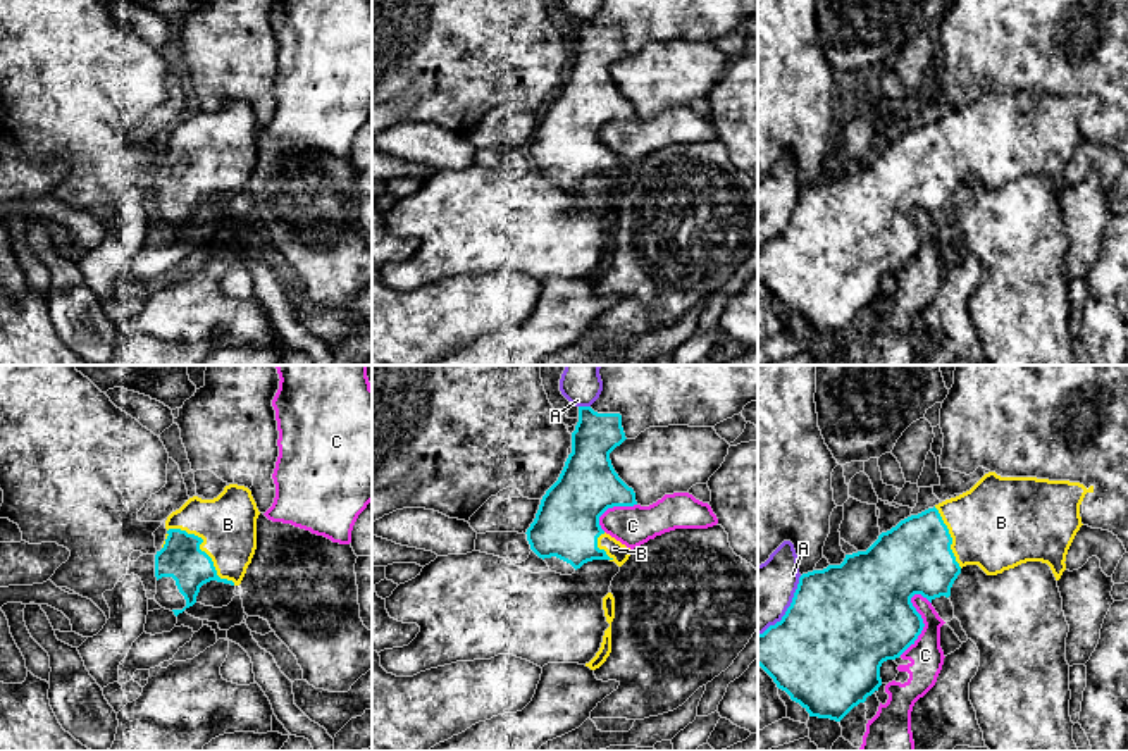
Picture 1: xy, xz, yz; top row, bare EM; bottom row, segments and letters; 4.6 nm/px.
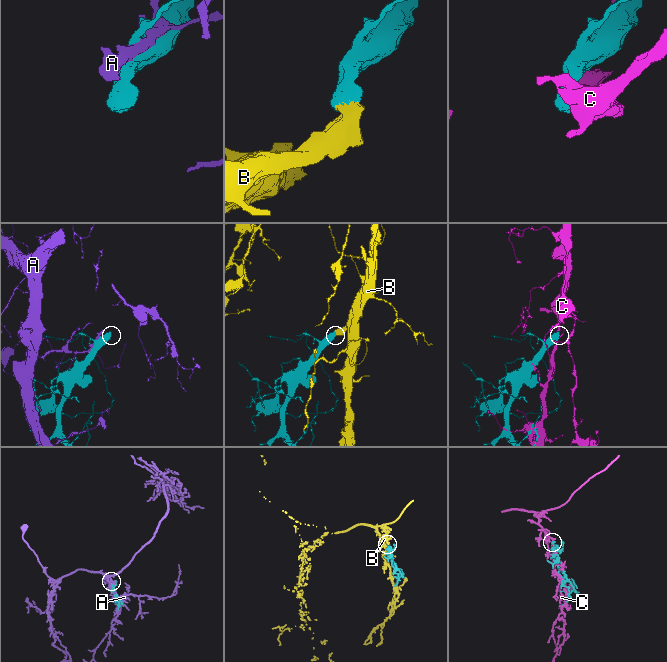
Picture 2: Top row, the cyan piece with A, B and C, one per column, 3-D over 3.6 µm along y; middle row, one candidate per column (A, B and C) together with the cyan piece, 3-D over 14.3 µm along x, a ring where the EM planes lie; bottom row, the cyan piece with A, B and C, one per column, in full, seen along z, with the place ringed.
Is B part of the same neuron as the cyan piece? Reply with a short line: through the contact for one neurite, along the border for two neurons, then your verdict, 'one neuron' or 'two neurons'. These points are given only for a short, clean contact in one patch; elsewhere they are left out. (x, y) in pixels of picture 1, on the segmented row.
one neuron

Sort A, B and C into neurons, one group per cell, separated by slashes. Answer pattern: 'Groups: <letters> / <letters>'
Groups: A / B / C

